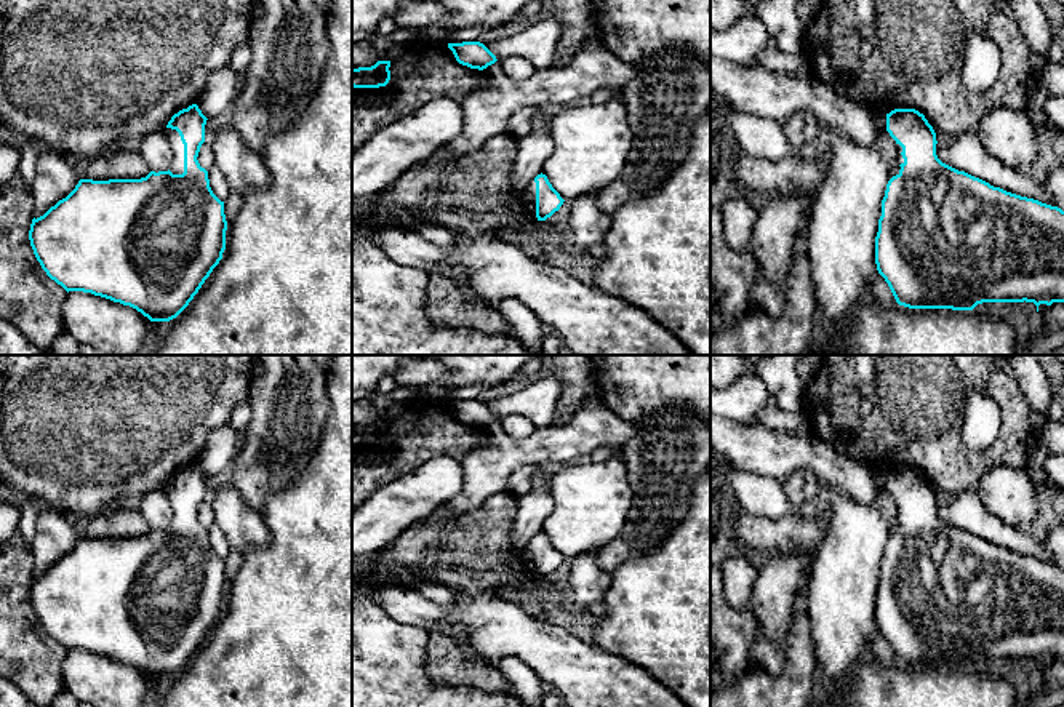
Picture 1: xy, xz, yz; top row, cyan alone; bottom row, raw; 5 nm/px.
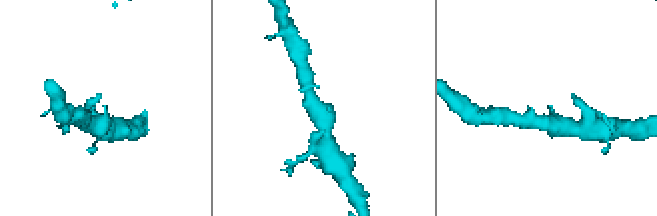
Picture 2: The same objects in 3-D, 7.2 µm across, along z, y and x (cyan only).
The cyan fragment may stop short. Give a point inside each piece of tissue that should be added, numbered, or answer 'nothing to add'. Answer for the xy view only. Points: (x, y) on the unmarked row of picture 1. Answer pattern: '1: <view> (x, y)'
1: xy (173, 495)

